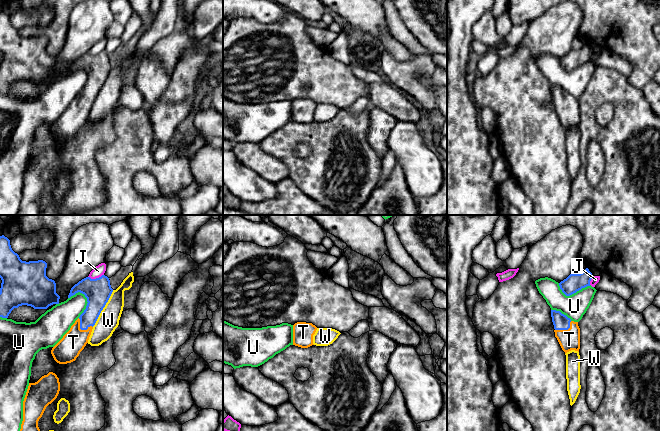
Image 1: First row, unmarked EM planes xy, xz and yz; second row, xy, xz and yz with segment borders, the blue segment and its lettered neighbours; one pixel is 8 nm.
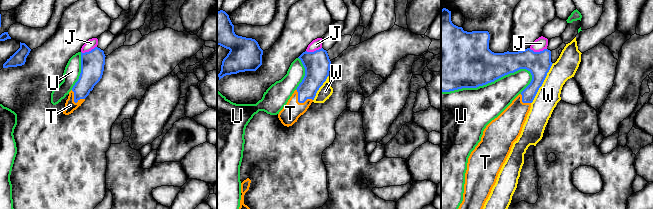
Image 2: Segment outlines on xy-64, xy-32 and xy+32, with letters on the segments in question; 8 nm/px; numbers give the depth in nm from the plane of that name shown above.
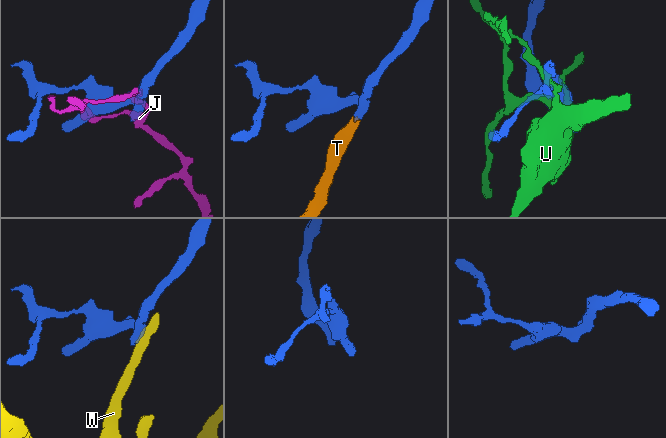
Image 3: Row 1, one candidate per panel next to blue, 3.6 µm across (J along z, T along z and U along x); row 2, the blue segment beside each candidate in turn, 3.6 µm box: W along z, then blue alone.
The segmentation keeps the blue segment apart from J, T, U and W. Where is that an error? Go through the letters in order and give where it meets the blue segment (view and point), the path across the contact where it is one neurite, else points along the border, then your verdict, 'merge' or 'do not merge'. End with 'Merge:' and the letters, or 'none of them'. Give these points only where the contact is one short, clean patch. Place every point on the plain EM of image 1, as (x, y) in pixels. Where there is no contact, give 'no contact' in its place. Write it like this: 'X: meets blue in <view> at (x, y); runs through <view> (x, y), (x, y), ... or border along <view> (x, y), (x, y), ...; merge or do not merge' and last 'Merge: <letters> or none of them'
J: meets blue in xy at (96, 54); do not merge
T: meets blue in xy at (81, 105); runs through xy (96, 78), (81, 105), (73, 118); merge
U: meets blue in xy at (87, 80); do not merge
W: meets blue in xy at (103, 83); border along xy (113, 66), (92, 102); do not merge
Merge: T

